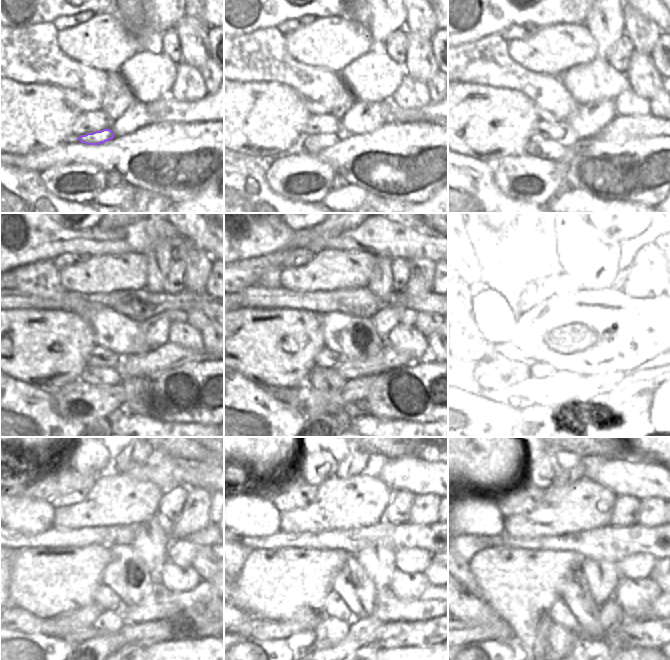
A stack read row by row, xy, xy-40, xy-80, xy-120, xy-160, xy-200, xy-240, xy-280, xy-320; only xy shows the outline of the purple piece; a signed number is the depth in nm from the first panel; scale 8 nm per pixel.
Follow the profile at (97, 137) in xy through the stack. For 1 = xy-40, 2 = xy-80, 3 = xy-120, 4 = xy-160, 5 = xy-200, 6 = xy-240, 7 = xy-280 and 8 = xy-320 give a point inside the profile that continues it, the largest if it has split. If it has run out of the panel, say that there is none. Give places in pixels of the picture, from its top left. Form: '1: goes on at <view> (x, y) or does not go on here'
1: goes on at xy-40 (312, 144)
2: goes on at xy-80 (539, 147)
3: goes on at xy-120 (108, 375)
4: goes on at xy-160 (318, 375)
5: goes on at xy-200 (556, 395)
6: goes on at xy-240 (109, 622)
7: goes on at xy-280 (330, 631)
8: goes on at xy-320 (560, 639)

